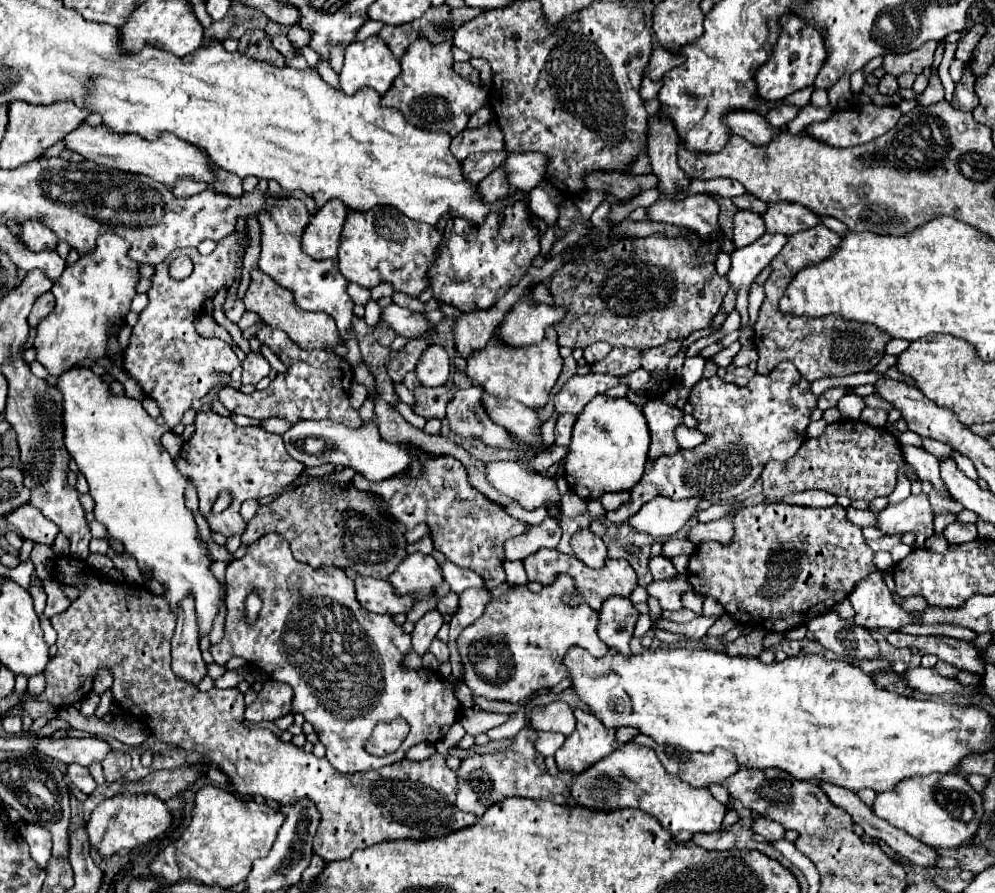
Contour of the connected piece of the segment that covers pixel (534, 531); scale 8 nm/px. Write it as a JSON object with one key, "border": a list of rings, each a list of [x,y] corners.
{"border":[[[545,518],[539,526],[529,526],[529,530],[521,536],[515,536],[505,542],[505,558],[507,560],[525,560],[541,548],[557,548],[561,538],[561,528],[555,518]]]}

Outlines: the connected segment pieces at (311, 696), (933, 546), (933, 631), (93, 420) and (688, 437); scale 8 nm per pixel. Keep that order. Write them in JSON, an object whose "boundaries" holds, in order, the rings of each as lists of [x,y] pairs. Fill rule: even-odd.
{"boundaries":[[[[265,534],[261,540],[257,540],[257,542],[253,542],[253,544],[249,546],[247,554],[245,554],[241,560],[233,560],[233,562],[227,566],[225,578],[227,578],[225,636],[223,636],[223,640],[221,640],[217,646],[211,646],[211,654],[213,654],[213,658],[215,658],[215,662],[217,662],[217,664],[227,664],[227,660],[229,660],[231,656],[241,656],[241,658],[245,658],[249,664],[255,664],[257,668],[269,672],[269,676],[271,676],[273,680],[289,684],[289,686],[293,688],[293,710],[291,710],[291,712],[293,712],[293,714],[301,712],[301,714],[305,716],[305,720],[313,724],[315,734],[321,738],[321,744],[327,748],[327,760],[329,760],[339,772],[343,772],[343,774],[353,774],[353,772],[377,770],[377,768],[395,764],[395,762],[399,762],[399,760],[405,758],[405,752],[407,752],[411,746],[421,744],[421,742],[431,742],[431,744],[433,744],[433,742],[441,740],[441,738],[447,734],[447,730],[451,728],[451,724],[457,720],[457,714],[459,714],[461,708],[459,708],[459,702],[457,702],[457,698],[455,698],[455,694],[453,694],[453,688],[447,686],[439,674],[435,674],[435,672],[431,672],[431,670],[427,670],[427,668],[409,670],[409,668],[403,668],[403,666],[401,666],[401,664],[403,664],[403,658],[405,658],[407,652],[411,650],[411,636],[405,634],[405,632],[401,630],[401,626],[397,626],[397,624],[393,622],[391,616],[387,616],[387,614],[381,616],[381,614],[371,614],[371,612],[367,612],[367,610],[357,602],[357,598],[355,598],[353,580],[349,580],[343,570],[339,570],[339,568],[317,568],[317,570],[315,570],[315,568],[311,568],[309,564],[297,562],[297,560],[293,558],[293,554],[291,554],[291,548],[289,548],[287,540],[285,540],[283,536],[279,536],[279,534]],[[251,590],[257,590],[257,592],[259,592],[259,596],[261,596],[261,600],[263,600],[263,608],[261,608],[261,612],[259,612],[259,618],[257,618],[253,624],[247,624],[247,622],[243,622],[243,600],[245,600],[245,596],[247,596]],[[397,718],[403,718],[403,720],[409,722],[409,726],[411,726],[409,736],[405,738],[405,742],[401,744],[401,748],[399,748],[397,752],[389,754],[389,756],[383,756],[383,758],[369,754],[369,752],[365,750],[365,742],[369,740],[373,728],[375,728],[379,722],[391,722],[391,720],[397,720]]],[[[933,534],[931,538],[925,540],[925,546],[927,546],[931,552],[941,552],[941,554],[949,548],[947,540],[943,540],[943,534]]],[[[911,624],[901,627],[899,631],[917,636],[946,635],[967,641],[973,641],[978,636],[976,632],[973,632],[973,630],[969,630],[968,628],[963,628],[959,626],[949,626],[947,624],[927,626]]],[[[77,366],[61,374],[57,388],[63,392],[65,446],[89,482],[89,494],[95,500],[95,520],[107,528],[109,540],[121,542],[125,552],[137,560],[139,570],[145,578],[157,580],[163,586],[163,598],[167,600],[173,614],[177,614],[181,600],[193,596],[199,636],[207,636],[213,630],[219,606],[225,604],[225,590],[223,584],[211,572],[213,560],[209,556],[209,548],[199,538],[195,518],[185,506],[183,492],[187,478],[175,468],[175,460],[161,444],[161,436],[171,428],[167,428],[167,424],[157,424],[143,410],[139,400],[133,400],[129,396],[111,396],[107,392],[107,384],[101,382],[89,366]]],[[[679,426],[675,430],[677,442],[681,444],[681,448],[695,448],[699,444],[703,444],[703,440],[707,440],[707,436],[703,436],[699,430],[695,428],[687,428],[687,426]]]]}

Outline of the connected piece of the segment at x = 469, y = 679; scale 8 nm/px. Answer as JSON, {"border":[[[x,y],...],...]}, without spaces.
{"border":[[[555,576],[553,584],[541,588],[541,592],[531,592],[527,586],[511,586],[499,600],[493,600],[485,606],[485,612],[479,620],[467,626],[457,638],[457,646],[465,664],[465,684],[473,690],[475,696],[491,698],[491,700],[507,700],[521,702],[529,694],[557,686],[563,678],[567,678],[567,670],[563,668],[563,656],[575,644],[587,648],[595,658],[605,656],[609,648],[597,636],[599,616],[593,608],[587,606],[567,606],[563,604],[563,596],[575,592],[575,580],[571,576]]]}

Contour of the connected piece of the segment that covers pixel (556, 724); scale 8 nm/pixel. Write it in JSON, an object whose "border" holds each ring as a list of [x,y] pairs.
{"border":[[[561,700],[551,702],[545,708],[535,708],[531,714],[531,726],[535,730],[561,732],[563,736],[569,736],[575,730],[573,708]]]}

